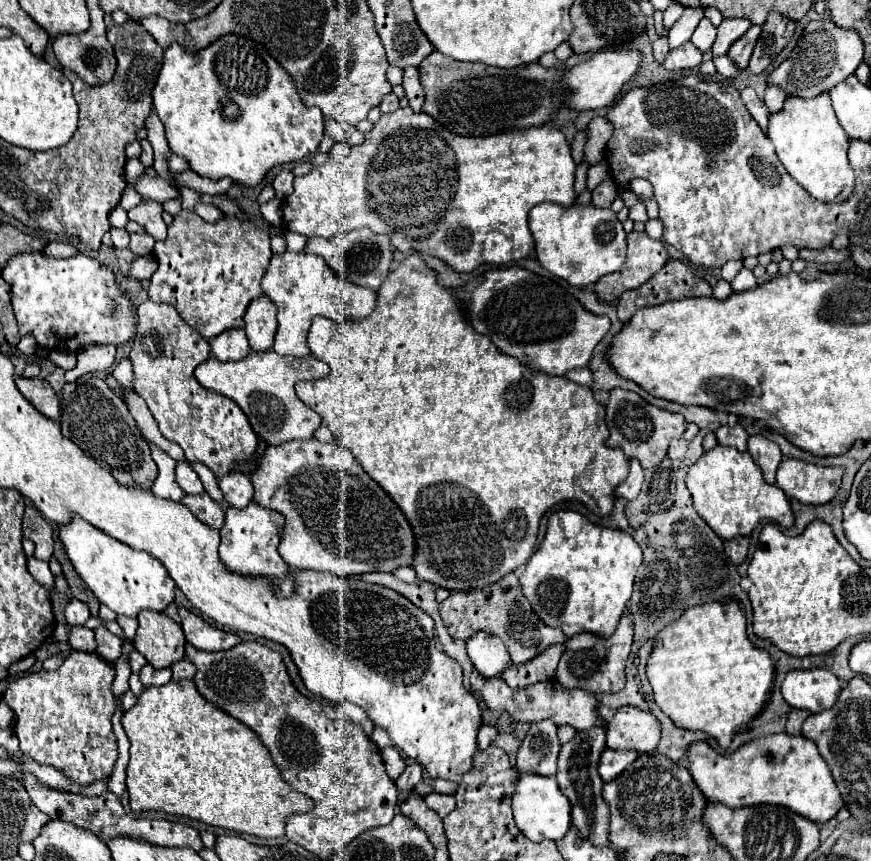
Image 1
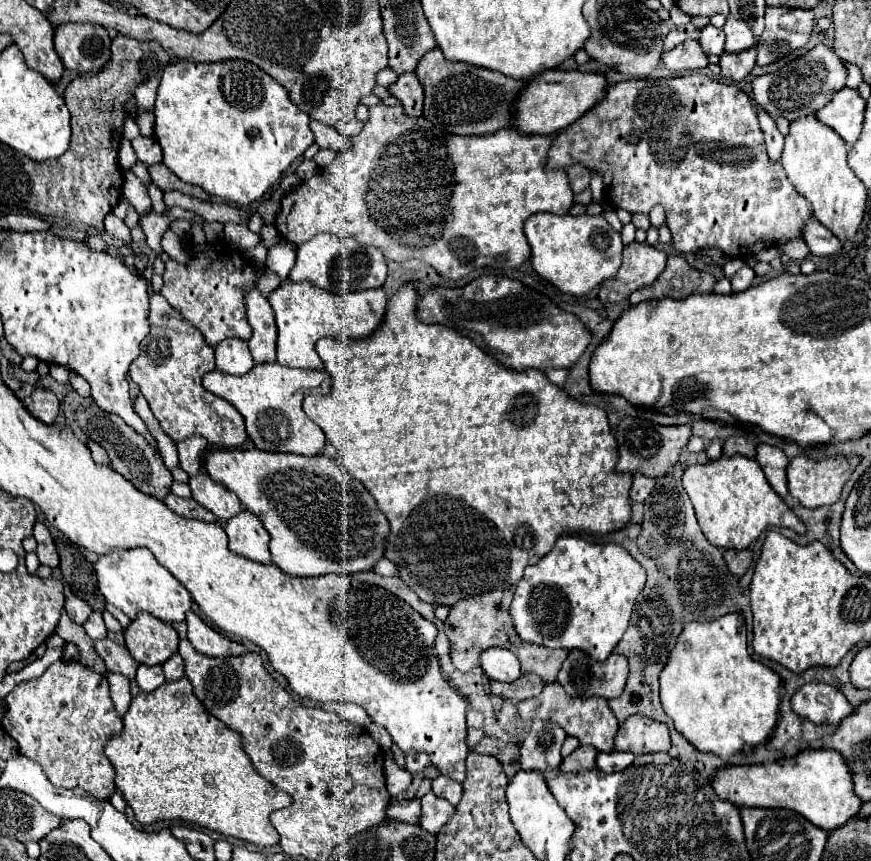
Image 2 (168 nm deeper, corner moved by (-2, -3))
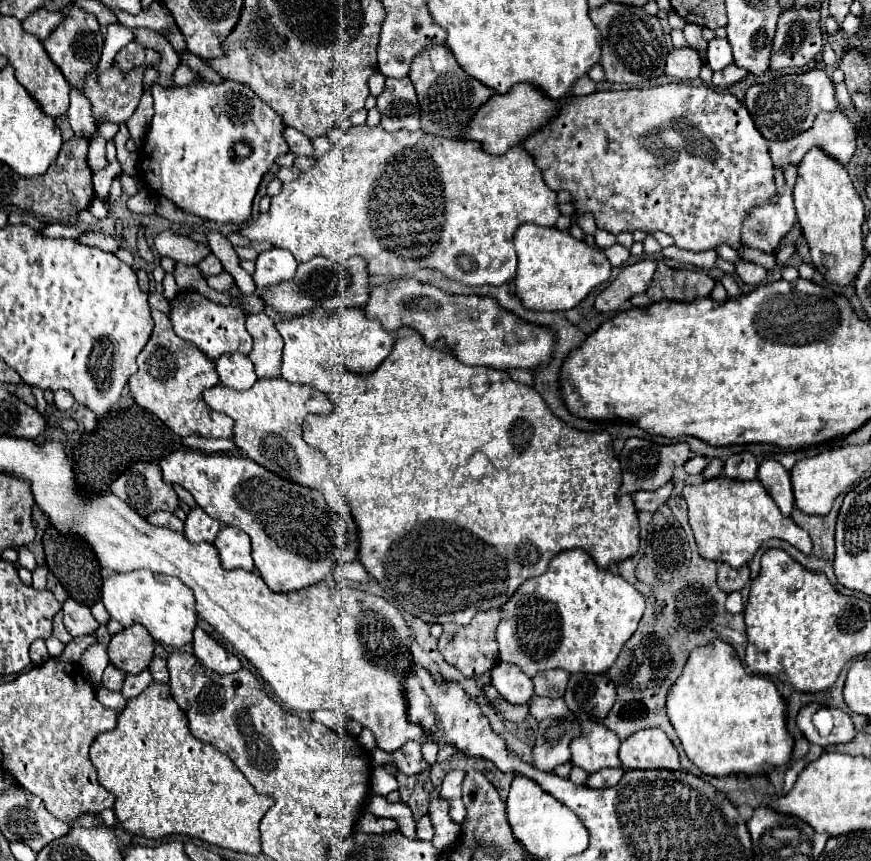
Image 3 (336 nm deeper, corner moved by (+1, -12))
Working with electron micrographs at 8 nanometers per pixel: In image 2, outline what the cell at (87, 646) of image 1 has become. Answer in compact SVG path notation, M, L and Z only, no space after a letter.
M100 639L94 645L96 645L96 653L106 661L108 671L120 673L120 675L124 675L128 679L134 679L138 663L132 659L132 655L128 653L126 647L120 647L110 639Z

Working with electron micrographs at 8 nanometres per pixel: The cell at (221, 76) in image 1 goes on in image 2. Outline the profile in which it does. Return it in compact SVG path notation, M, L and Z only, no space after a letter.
M248 61L170 63L162 73L154 115L154 139L162 147L162 163L184 183L198 185L208 195L238 207L258 201L290 163L314 143L308 127L310 117L288 99L288 91L280 83Z

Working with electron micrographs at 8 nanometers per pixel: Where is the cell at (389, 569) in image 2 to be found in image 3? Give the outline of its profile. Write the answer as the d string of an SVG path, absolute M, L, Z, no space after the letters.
M341 562L335 572L333 572L335 580L353 580L353 582L369 582L371 576L369 572L365 570L365 566L361 562Z

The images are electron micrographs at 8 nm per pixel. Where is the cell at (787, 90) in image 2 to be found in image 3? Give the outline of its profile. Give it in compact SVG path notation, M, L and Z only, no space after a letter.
M813 68L803 74L779 76L765 84L753 84L753 86L749 86L743 102L749 110L749 114L753 116L757 130L767 140L789 140L789 136L797 136L799 132L805 132L807 128L811 128L811 124L819 112L823 112L823 110L831 112L837 108L835 86L833 86L829 74L821 68Z

